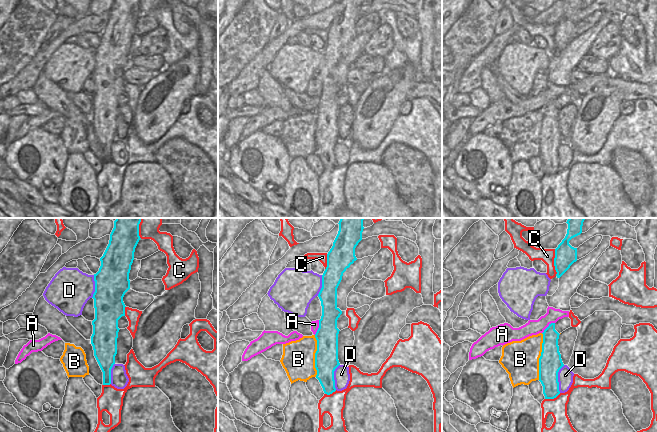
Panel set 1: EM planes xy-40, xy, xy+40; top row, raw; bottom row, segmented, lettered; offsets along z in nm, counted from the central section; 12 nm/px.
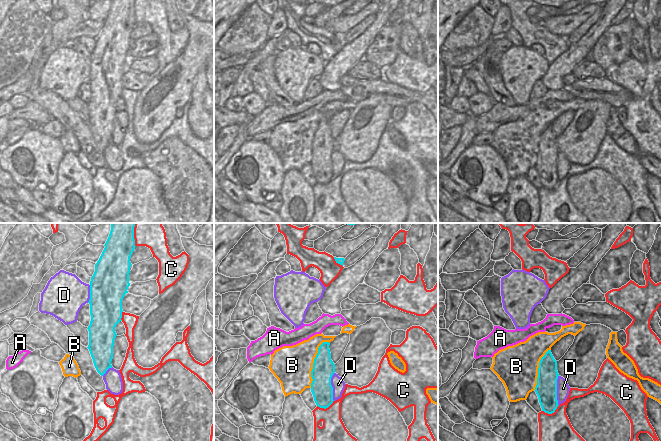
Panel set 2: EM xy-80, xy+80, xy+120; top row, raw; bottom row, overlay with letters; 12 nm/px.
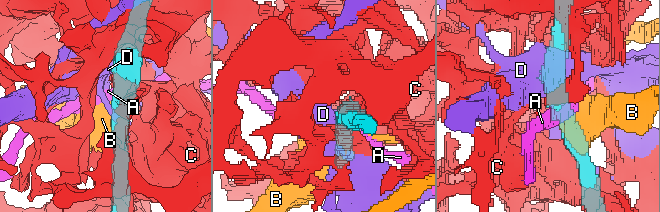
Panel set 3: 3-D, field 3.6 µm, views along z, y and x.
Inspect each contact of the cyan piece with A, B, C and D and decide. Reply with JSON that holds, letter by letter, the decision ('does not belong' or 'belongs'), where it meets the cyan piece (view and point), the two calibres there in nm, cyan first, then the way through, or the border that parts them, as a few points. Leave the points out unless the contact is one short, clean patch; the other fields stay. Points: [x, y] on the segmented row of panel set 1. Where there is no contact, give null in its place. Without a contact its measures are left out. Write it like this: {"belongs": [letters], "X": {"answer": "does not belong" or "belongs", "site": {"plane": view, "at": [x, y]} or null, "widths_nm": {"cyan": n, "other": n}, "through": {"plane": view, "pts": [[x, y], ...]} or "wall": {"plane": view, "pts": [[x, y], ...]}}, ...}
{"belongs": [], "A": {"answer": "does not belong", "site": {"plane": "xy", "at": [319, 327]}, "widths_nm": {"cyan": 260, "other": 100}, "wall": {"plane": "xy", "pts": [[319, 320], [319, 326], [314, 334]]}}, "B": {"answer": "does not belong", "site": {"plane": "xy+40", "at": [540, 356]}, "widths_nm": {"cyan": 280, "other": 440}}, "C": {"answer": "does not belong", "site": {"plane": "xy+40", "at": [554, 262]}, "widths_nm": {"cyan": 260, "other": 170}}, "D": {"answer": "does not belong", "site": {"plane": "xy+40", "at": [557, 379]}, "widths_nm": {"cyan": 280, "other": 190}}}

